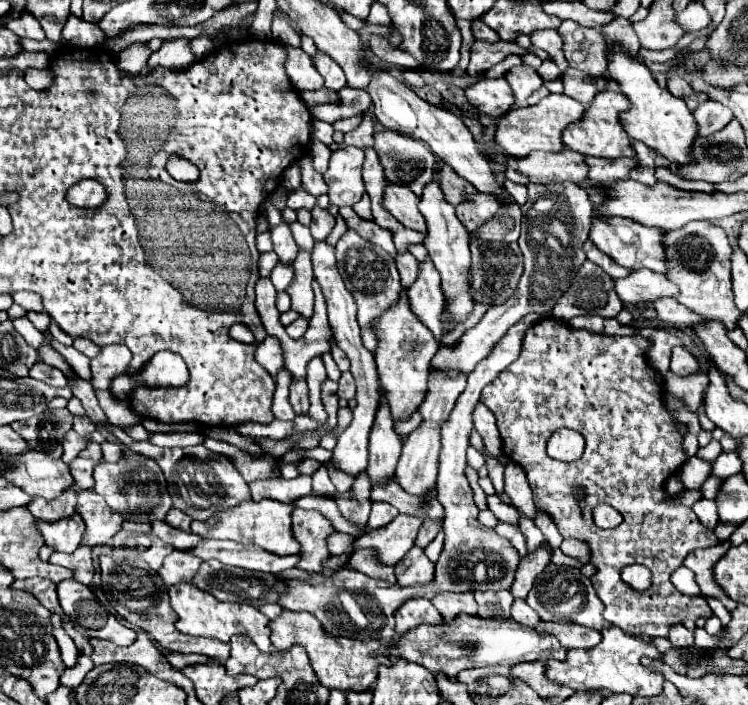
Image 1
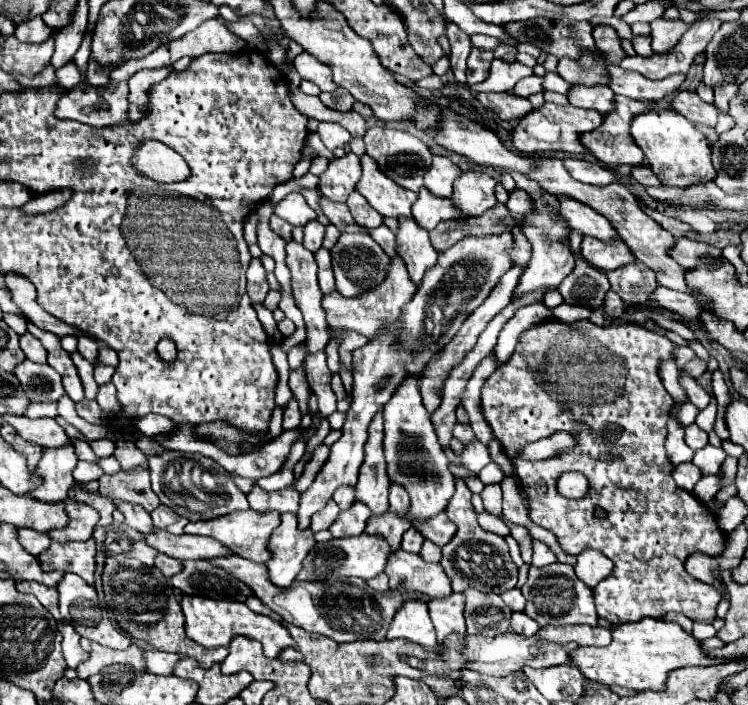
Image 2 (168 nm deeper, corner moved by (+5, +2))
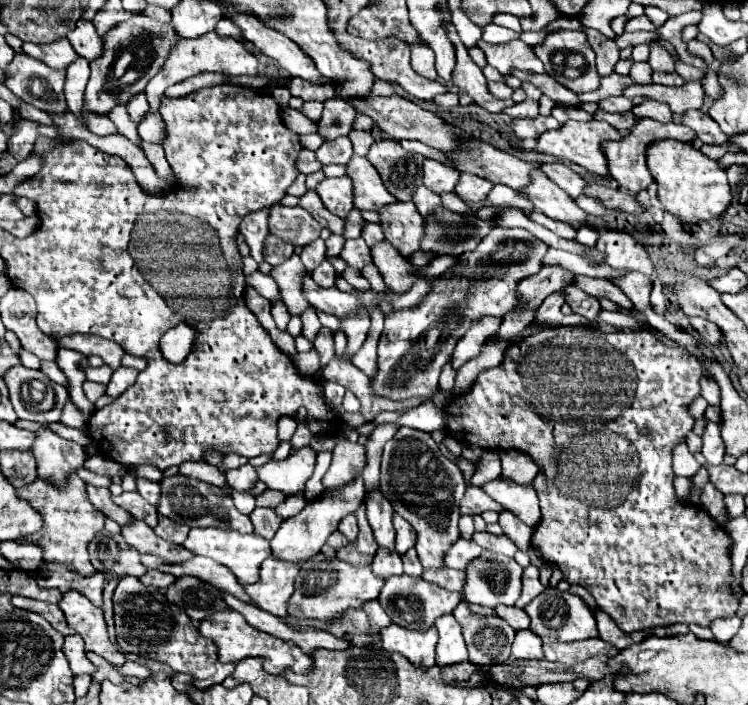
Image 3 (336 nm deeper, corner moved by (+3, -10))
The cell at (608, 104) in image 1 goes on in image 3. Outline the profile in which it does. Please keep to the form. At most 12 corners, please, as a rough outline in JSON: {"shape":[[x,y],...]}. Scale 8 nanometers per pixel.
{"shape":[[640,118],[618,142],[606,142],[610,176],[632,194],[654,178],[646,148],[654,140],[694,142],[696,132]]}

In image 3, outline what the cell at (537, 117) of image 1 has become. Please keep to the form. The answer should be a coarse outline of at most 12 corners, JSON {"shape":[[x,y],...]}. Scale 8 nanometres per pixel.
{"shape":[[566,122],[538,138],[536,152],[608,178],[608,122]]}

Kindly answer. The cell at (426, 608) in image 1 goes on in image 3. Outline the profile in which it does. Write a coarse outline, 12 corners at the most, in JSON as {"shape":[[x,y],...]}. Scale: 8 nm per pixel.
{"shape":[[390,624],[380,632],[386,652],[414,666],[434,666],[436,628],[426,632]]}

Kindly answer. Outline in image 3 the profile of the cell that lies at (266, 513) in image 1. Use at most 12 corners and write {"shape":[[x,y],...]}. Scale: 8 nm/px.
{"shape":[[192,528],[182,546],[220,562],[242,586],[272,554],[258,534]]}

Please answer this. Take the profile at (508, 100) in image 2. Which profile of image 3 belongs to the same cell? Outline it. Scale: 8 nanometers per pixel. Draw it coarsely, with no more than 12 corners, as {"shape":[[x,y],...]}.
{"shape":[[556,118],[514,120],[518,138],[538,138],[562,124]]}

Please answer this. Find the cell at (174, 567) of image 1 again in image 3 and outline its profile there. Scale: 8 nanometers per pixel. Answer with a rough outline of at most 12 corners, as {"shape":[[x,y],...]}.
{"shape":[[146,570],[140,582],[168,588],[176,578],[160,570]]}

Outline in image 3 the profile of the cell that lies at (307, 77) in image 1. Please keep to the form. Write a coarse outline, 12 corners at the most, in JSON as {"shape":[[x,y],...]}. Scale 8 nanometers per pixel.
{"shape":[[304,102],[302,112],[316,122],[322,116],[322,102]]}

